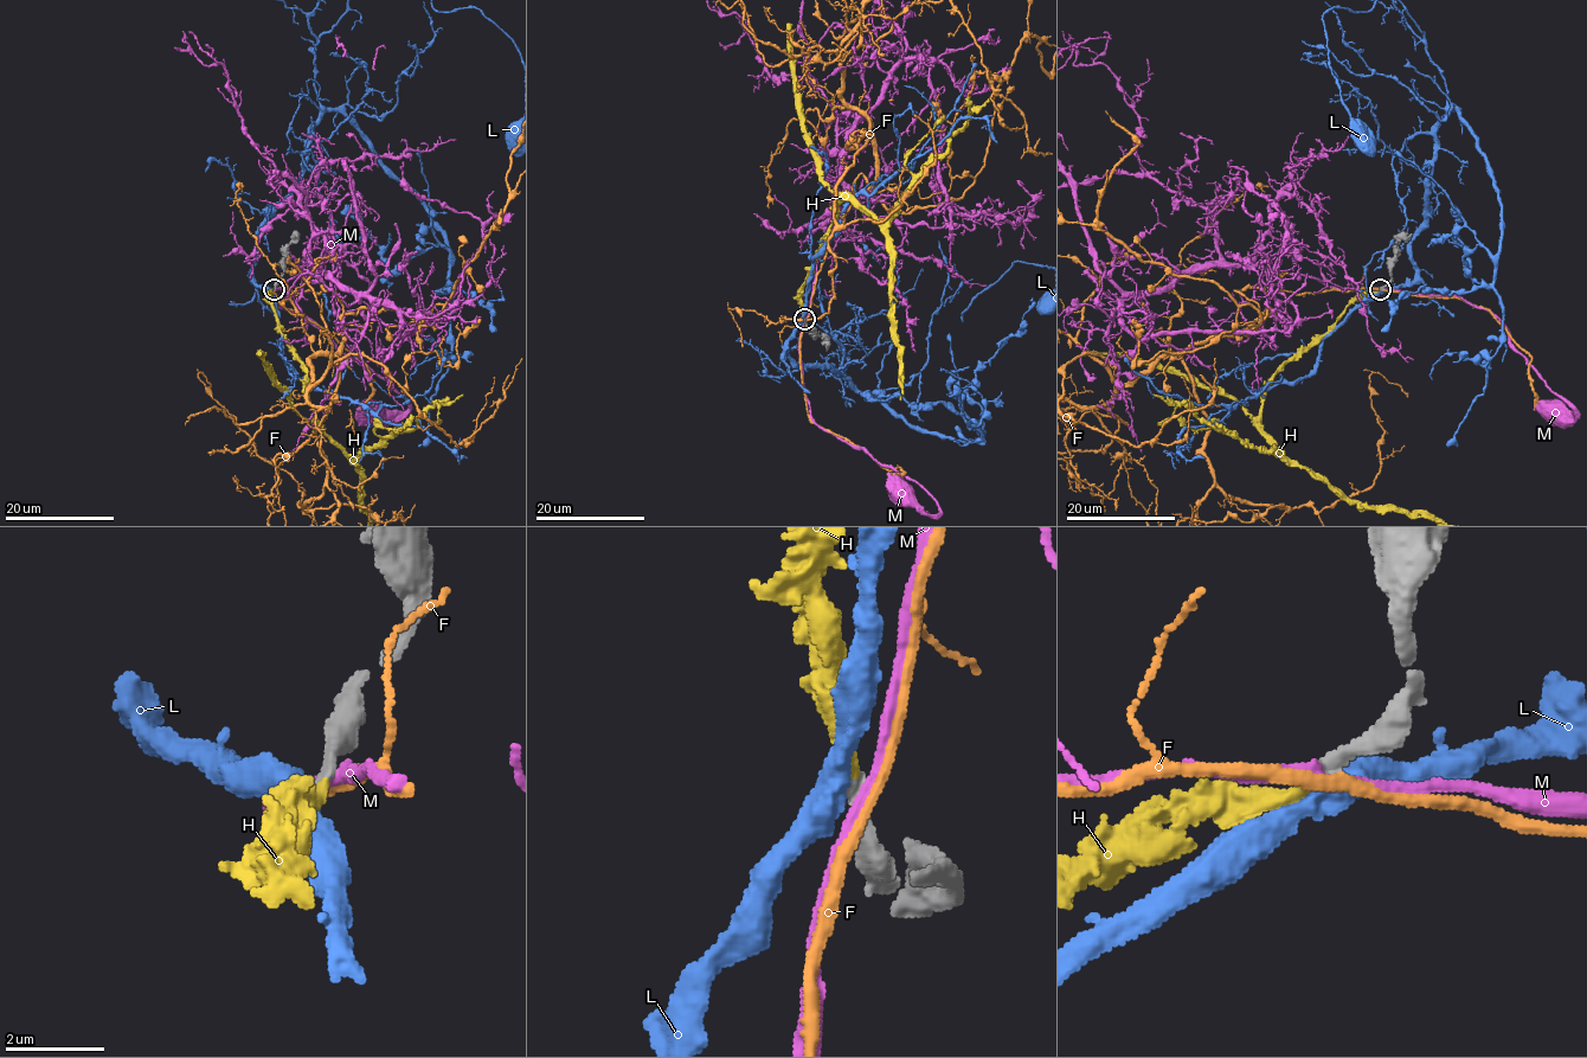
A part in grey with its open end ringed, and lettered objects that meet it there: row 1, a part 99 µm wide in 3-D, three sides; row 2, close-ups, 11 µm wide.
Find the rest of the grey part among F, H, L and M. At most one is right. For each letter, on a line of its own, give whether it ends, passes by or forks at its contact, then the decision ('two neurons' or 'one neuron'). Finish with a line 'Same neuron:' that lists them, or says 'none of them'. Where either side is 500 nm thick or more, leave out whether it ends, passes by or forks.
F: it passes by; two neurons
H: it ends there; one neuron
L: two neurons
M: it passes by; two neurons
Same neuron: H

